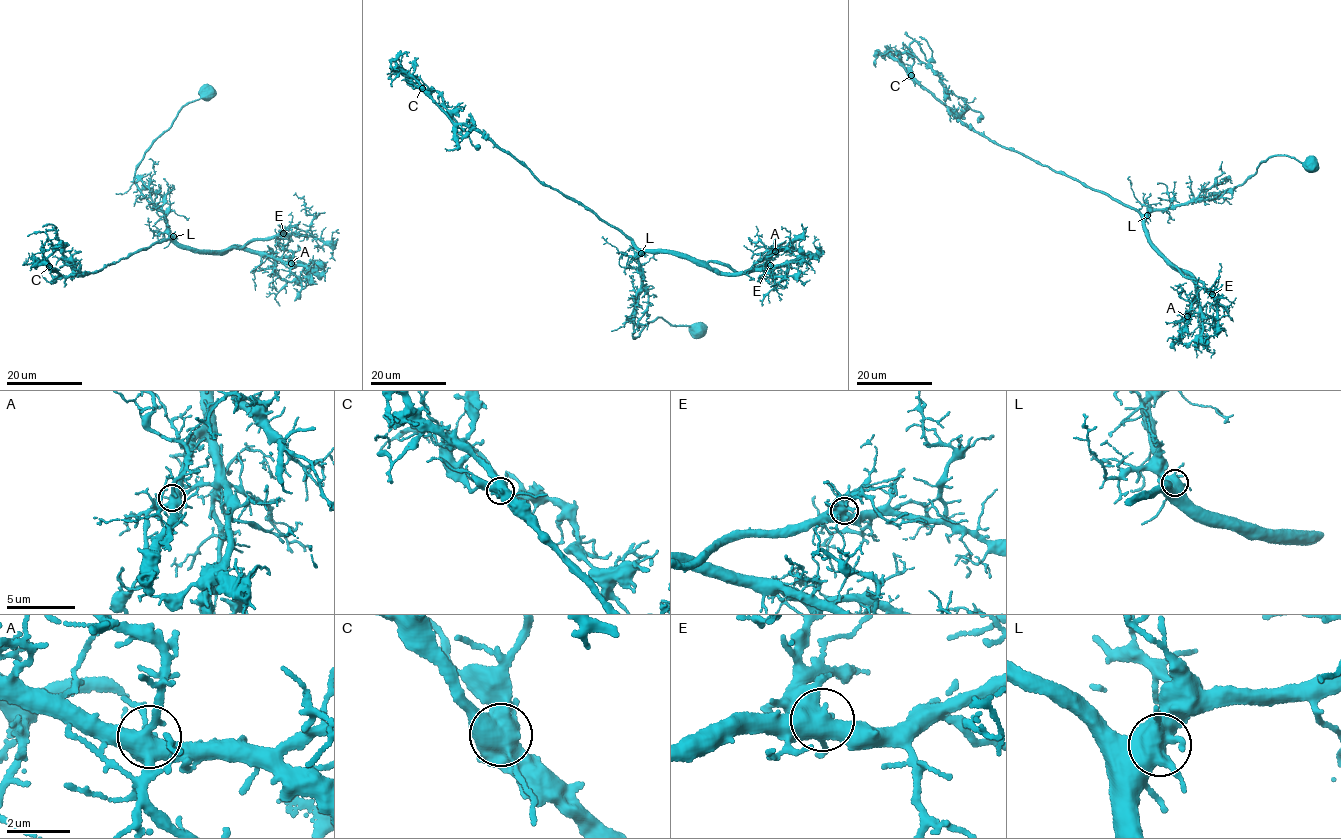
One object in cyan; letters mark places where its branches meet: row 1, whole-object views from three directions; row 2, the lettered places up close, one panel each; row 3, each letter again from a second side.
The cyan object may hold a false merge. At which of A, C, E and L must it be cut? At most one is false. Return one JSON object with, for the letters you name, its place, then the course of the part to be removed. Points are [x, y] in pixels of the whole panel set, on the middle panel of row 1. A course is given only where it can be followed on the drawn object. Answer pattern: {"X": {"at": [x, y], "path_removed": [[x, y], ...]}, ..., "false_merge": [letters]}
{"C": {"at": [422, 88], "path_removed": [[421, 88], [413, 88], [407, 78], [410, 76], [425, 90], [437, 92], [470, 142], [479, 147]]}, "false_merge": ["C"]}

